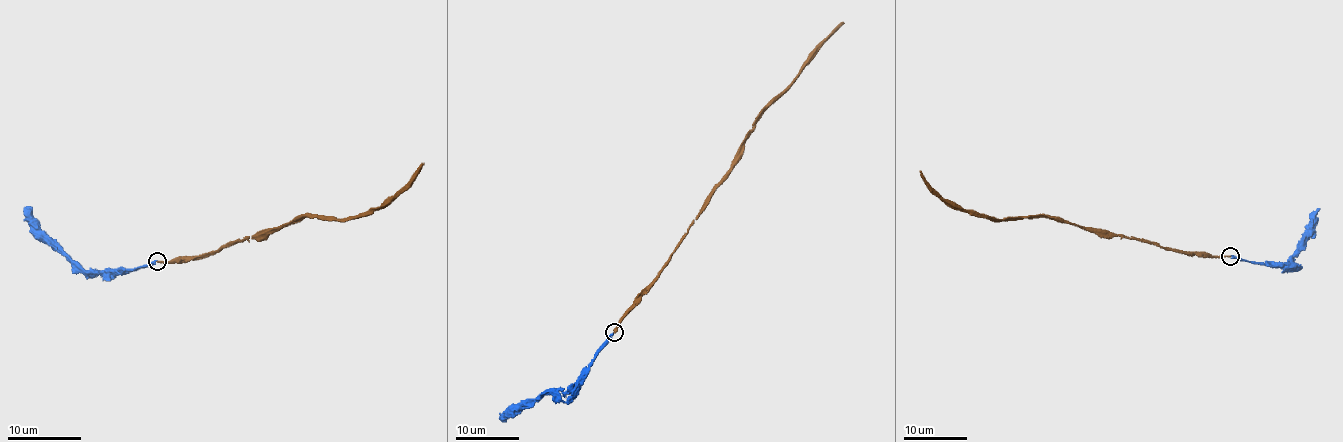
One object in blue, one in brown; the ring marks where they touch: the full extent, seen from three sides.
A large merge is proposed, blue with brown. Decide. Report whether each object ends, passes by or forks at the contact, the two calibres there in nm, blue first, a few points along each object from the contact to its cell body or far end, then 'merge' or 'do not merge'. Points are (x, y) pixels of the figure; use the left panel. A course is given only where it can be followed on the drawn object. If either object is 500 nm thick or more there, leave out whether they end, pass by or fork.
blue ends | brown ends | 240/240 nm | blue via (156, 260), (138, 269), (83, 271), (39, 227), (24, 206) | brown via (156, 262), (193, 260), (302, 216), (337, 219), (364, 216), (372, 208), (384, 206), (410, 181), (421, 162) | merge

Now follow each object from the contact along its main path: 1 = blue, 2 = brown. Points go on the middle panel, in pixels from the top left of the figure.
1: (614, 333), (564, 392), (541, 393), (499, 419)
2: (614, 331), (620, 317), (658, 274), (696, 219), (763, 111), (842, 22)

